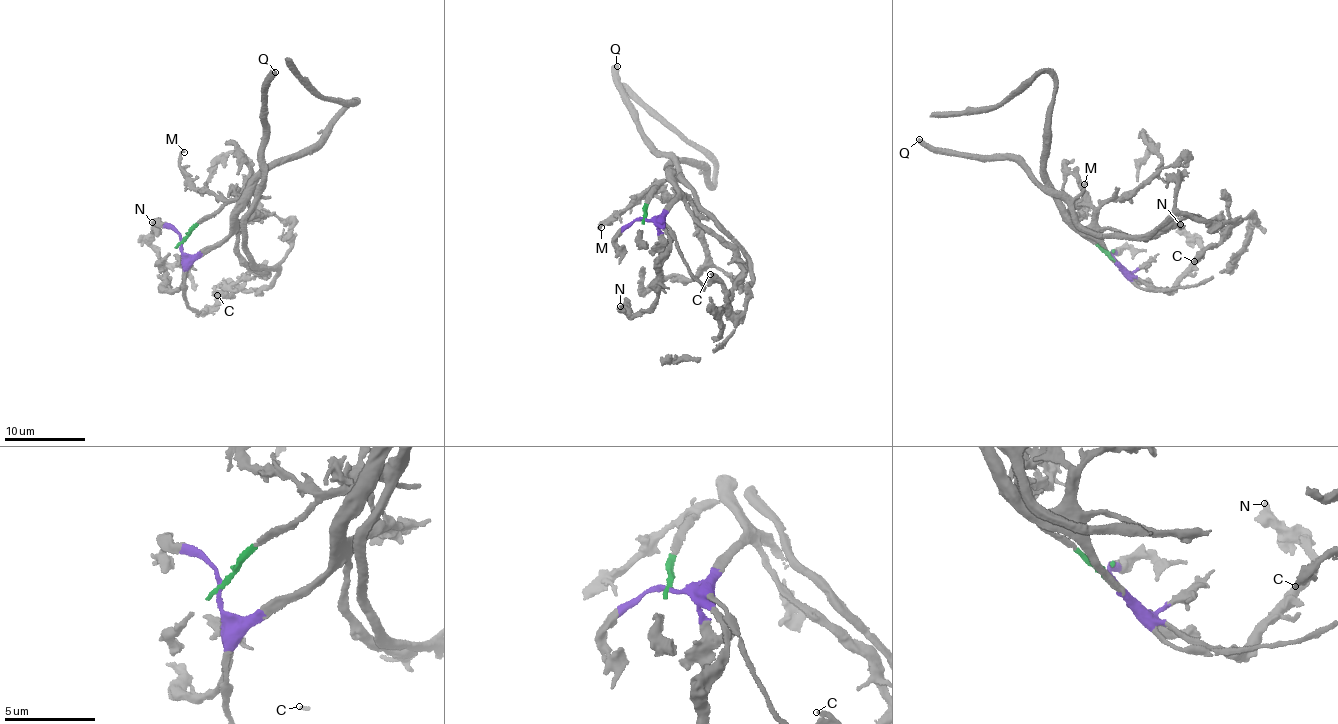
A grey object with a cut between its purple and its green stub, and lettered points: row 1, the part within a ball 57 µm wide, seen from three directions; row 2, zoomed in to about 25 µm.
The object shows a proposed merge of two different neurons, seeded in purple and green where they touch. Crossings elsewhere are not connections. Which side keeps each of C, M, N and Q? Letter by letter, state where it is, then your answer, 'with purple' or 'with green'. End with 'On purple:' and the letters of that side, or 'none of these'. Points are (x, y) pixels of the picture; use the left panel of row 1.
C: (217, 295) | with green
M: (184, 152) | with green
N: (152, 222) | with purple
Q: (275, 72) | with green
On purple: N

